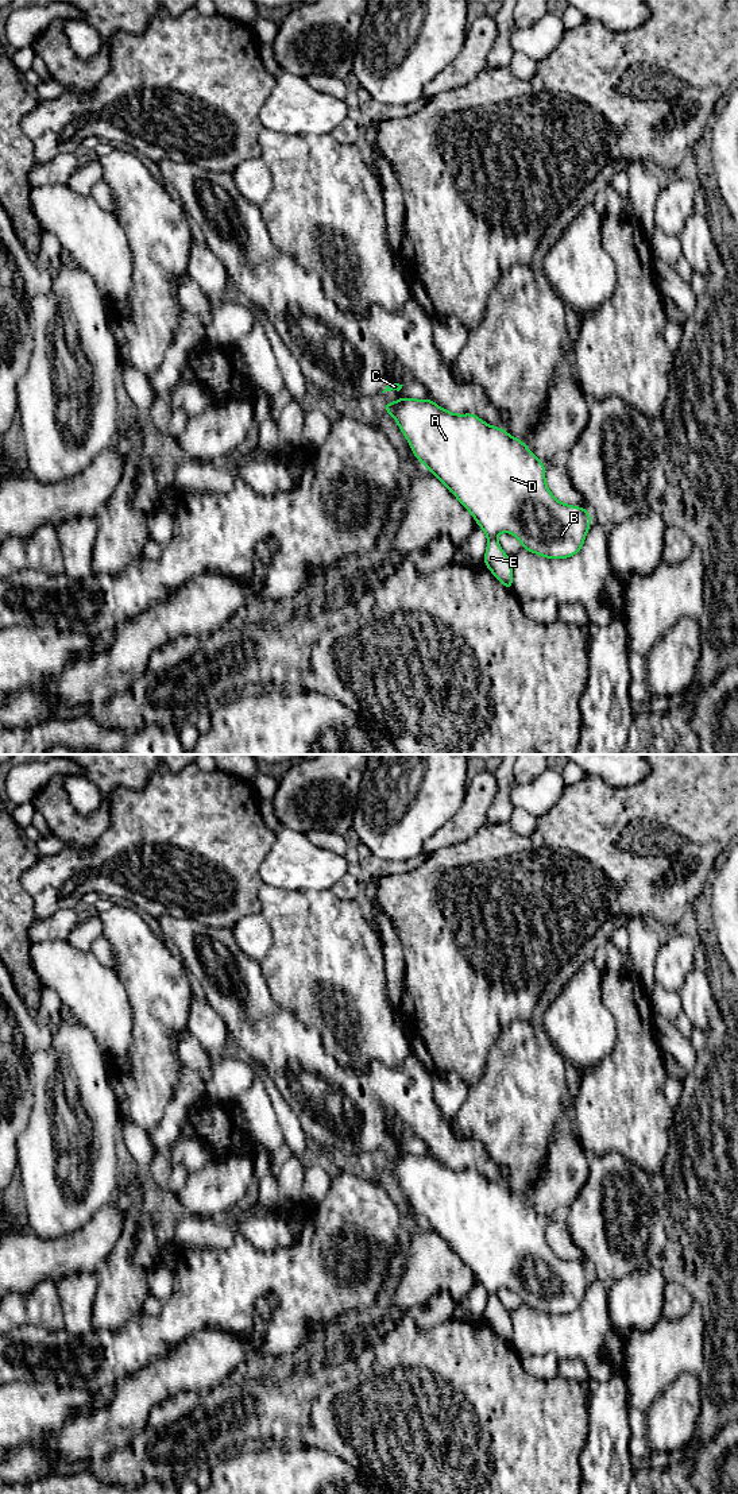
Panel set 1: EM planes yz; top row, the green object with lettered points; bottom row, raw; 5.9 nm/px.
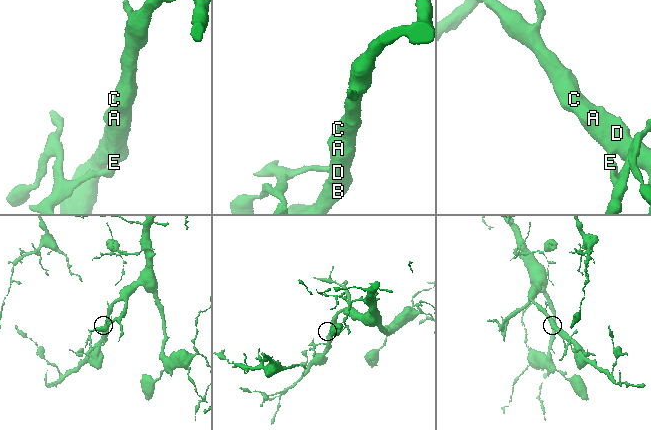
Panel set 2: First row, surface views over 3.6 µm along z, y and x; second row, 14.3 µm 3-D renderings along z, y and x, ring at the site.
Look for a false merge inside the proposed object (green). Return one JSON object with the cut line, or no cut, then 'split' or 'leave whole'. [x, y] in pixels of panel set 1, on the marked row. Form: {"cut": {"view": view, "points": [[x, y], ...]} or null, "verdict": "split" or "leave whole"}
{"cut": null, "verdict": "leave whole"}

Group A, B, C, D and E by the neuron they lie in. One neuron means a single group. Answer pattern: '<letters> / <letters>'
A B C D E

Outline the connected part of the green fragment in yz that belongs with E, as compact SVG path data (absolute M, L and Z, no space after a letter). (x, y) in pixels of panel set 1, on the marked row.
M402 397L385 404L382 409L395 418L414 456L448 487L484 530L488 540L483 561L507 590L513 591L513 570L496 540L501 532L514 534L523 549L546 559L568 559L580 552L591 524L588 510L564 505L552 495L545 482L545 464L522 440L511 437L503 428L486 424L474 413L453 414L430 398Z

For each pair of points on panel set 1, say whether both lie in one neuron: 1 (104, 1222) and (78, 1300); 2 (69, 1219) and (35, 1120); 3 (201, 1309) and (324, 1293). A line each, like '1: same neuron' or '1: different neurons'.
1: different neurons
2: same neuron
3: same neuron

